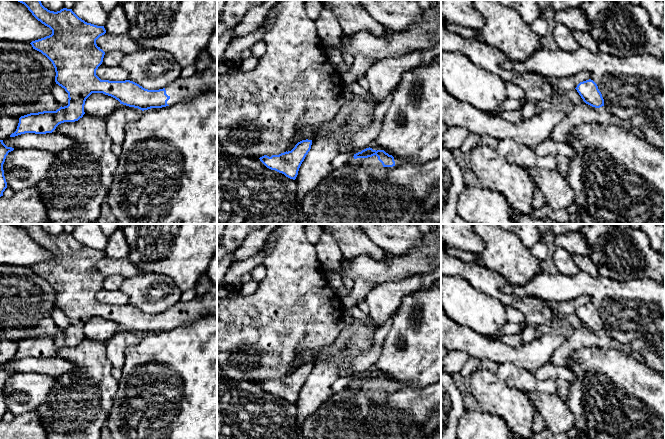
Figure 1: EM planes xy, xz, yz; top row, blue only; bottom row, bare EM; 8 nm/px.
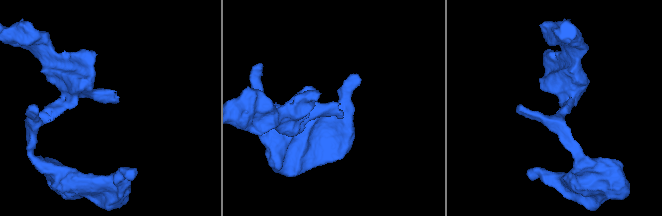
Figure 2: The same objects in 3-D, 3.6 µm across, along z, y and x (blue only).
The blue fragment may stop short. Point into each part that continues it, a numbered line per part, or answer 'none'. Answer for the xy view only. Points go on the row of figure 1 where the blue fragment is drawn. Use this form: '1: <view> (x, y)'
1: xy (182, 89)

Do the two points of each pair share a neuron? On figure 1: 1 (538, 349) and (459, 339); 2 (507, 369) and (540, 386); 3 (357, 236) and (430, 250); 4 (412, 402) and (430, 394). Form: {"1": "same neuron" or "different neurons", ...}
{"1": "same neuron", "2": "same neuron", "3": "different neurons", "4": "same neuron"}

